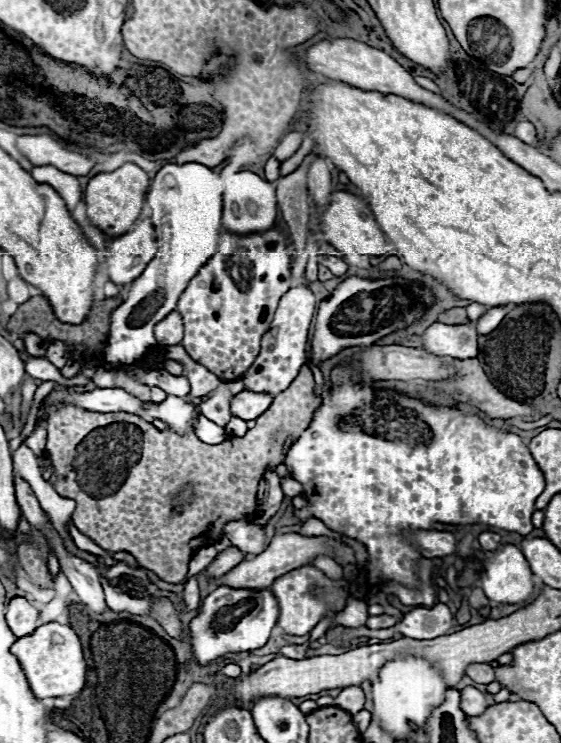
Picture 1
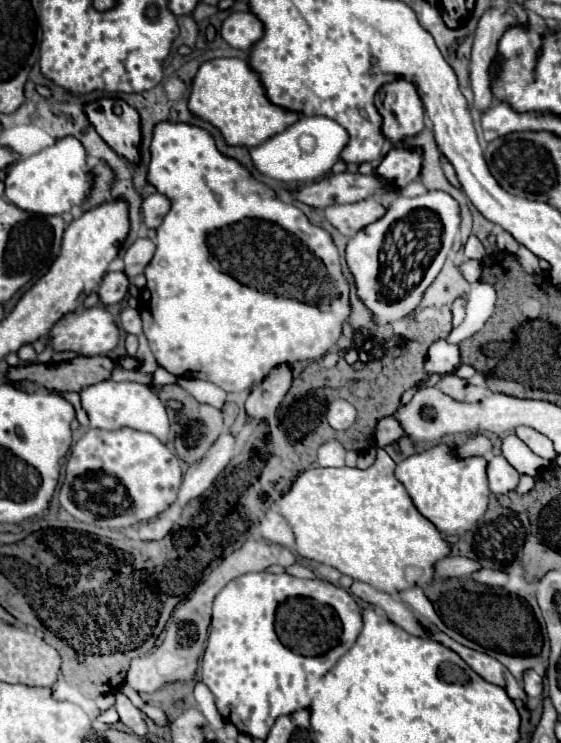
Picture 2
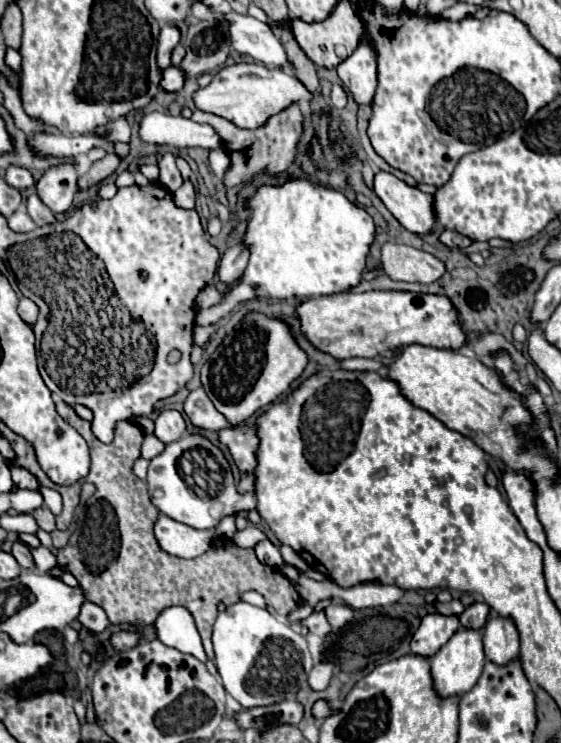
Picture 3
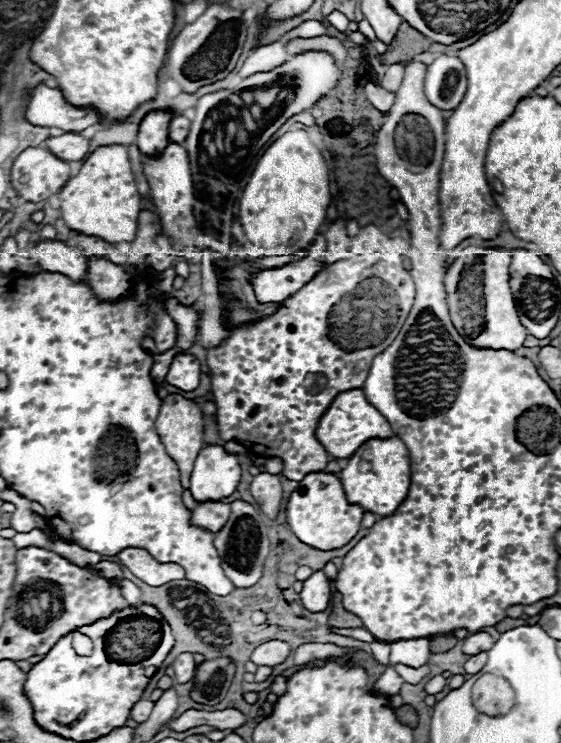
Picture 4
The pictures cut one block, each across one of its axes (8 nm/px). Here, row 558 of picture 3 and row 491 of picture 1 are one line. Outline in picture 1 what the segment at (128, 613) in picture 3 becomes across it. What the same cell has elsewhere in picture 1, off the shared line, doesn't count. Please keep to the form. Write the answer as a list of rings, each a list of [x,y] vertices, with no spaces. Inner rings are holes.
[[[304,364],[294,382],[274,398],[272,406],[260,418],[256,418],[252,430],[240,438],[226,438],[218,446],[200,442],[194,432],[178,434],[172,432],[172,428],[158,430],[140,416],[128,416],[128,412],[102,414],[76,406],[62,406],[48,418],[46,452],[54,464],[54,488],[60,496],[76,500],[72,522],[98,546],[112,552],[130,552],[138,558],[138,564],[156,572],[162,580],[178,584],[186,578],[192,554],[200,546],[206,546],[190,544],[194,538],[208,534],[216,522],[224,528],[224,524],[232,520],[252,520],[256,514],[258,484],[264,472],[284,462],[286,444],[290,446],[300,438],[300,432],[308,428],[316,408],[322,404],[322,396],[316,396],[314,390],[316,382],[312,370]],[[116,422],[136,426],[136,430],[128,430],[126,434],[126,446],[130,448],[128,460],[116,458],[124,456],[116,450],[116,446],[122,444],[122,438],[116,436],[116,426],[112,426]],[[186,486],[192,486],[192,498],[182,504],[182,514],[170,516],[174,498],[184,492]]]

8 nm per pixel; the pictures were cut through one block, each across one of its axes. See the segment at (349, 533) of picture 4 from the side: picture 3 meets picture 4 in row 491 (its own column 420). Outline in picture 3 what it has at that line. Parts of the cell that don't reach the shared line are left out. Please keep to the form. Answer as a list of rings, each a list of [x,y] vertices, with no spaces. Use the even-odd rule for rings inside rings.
[[[340,292],[332,296],[308,298],[296,306],[296,316],[300,320],[302,334],[310,344],[330,354],[336,360],[342,358],[394,358],[400,346],[424,344],[432,348],[460,348],[466,336],[460,326],[456,326],[456,310],[446,296],[436,294],[414,294],[414,292]]]

